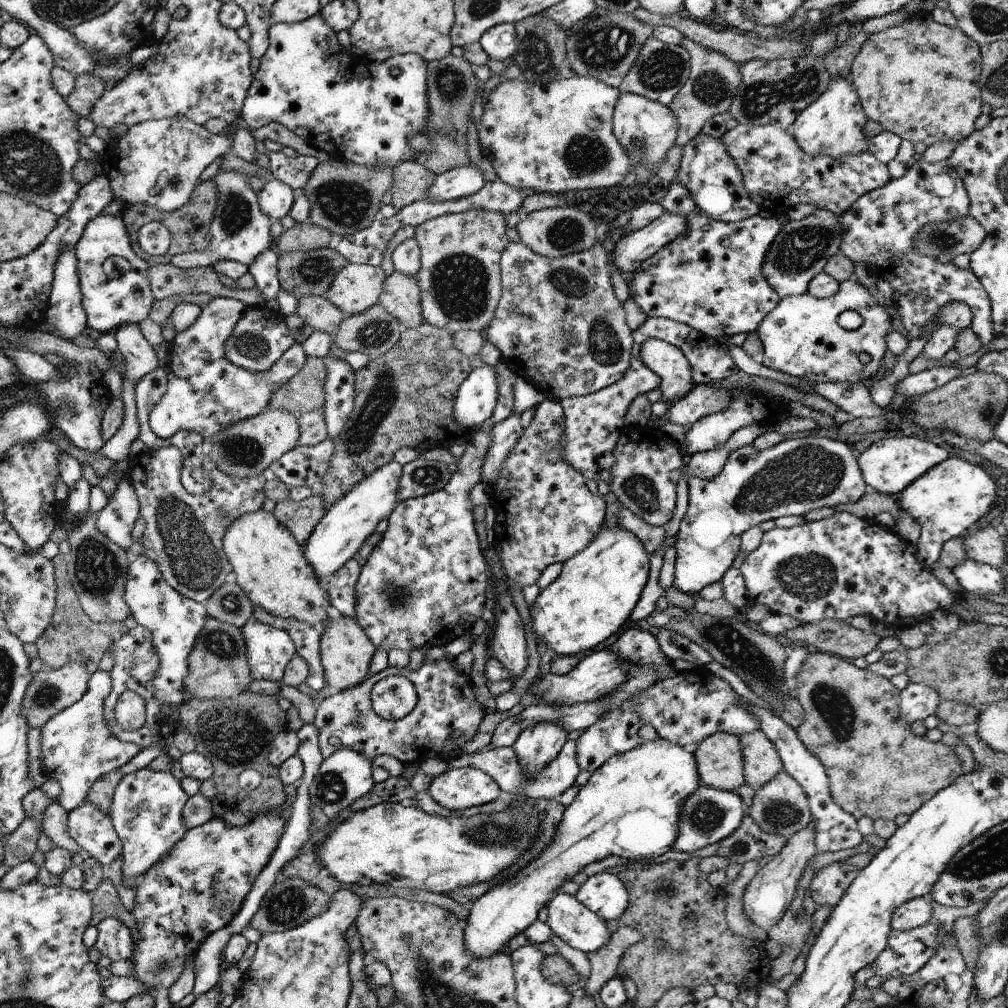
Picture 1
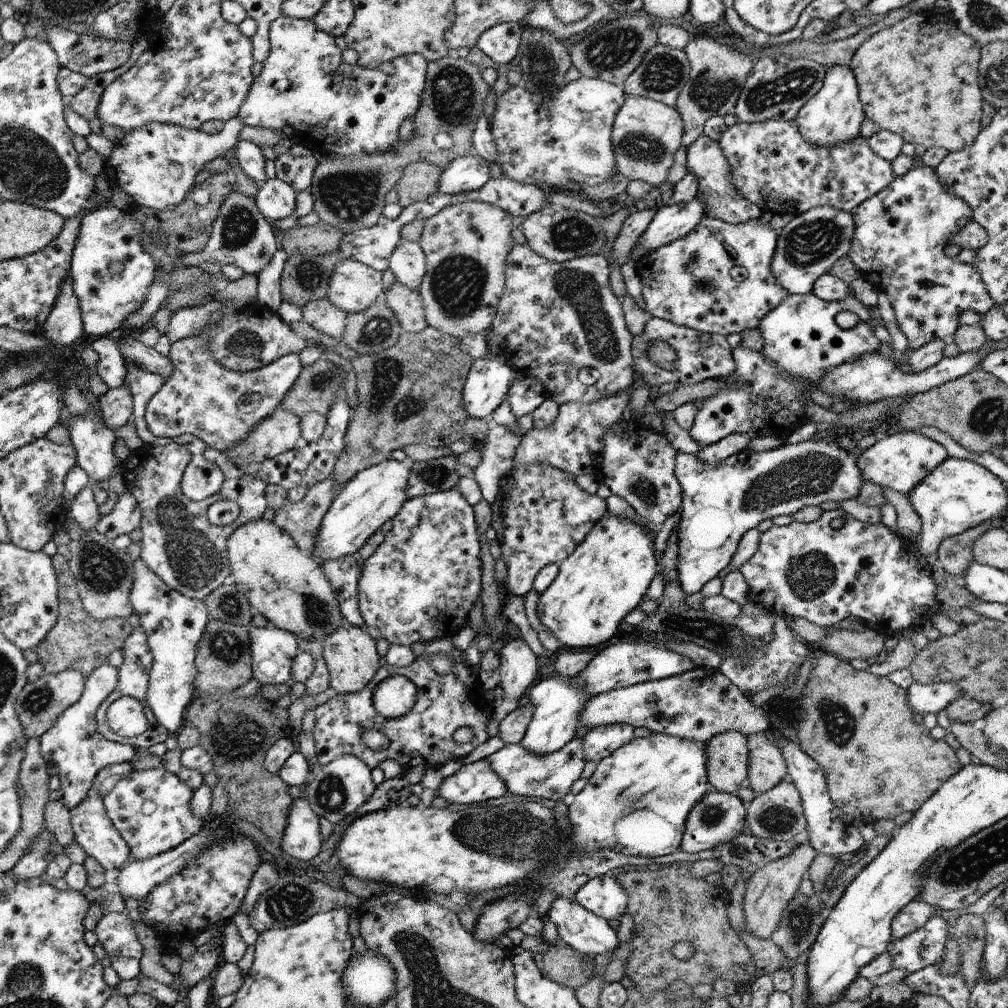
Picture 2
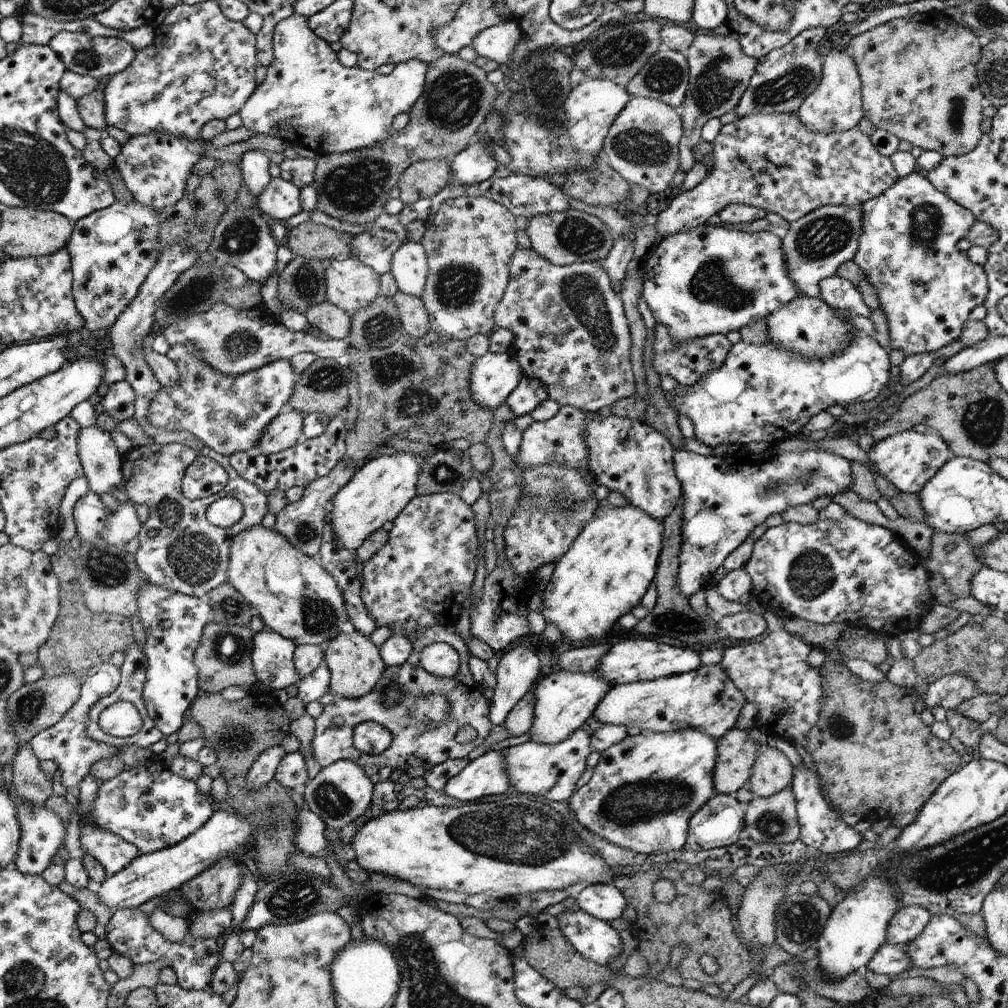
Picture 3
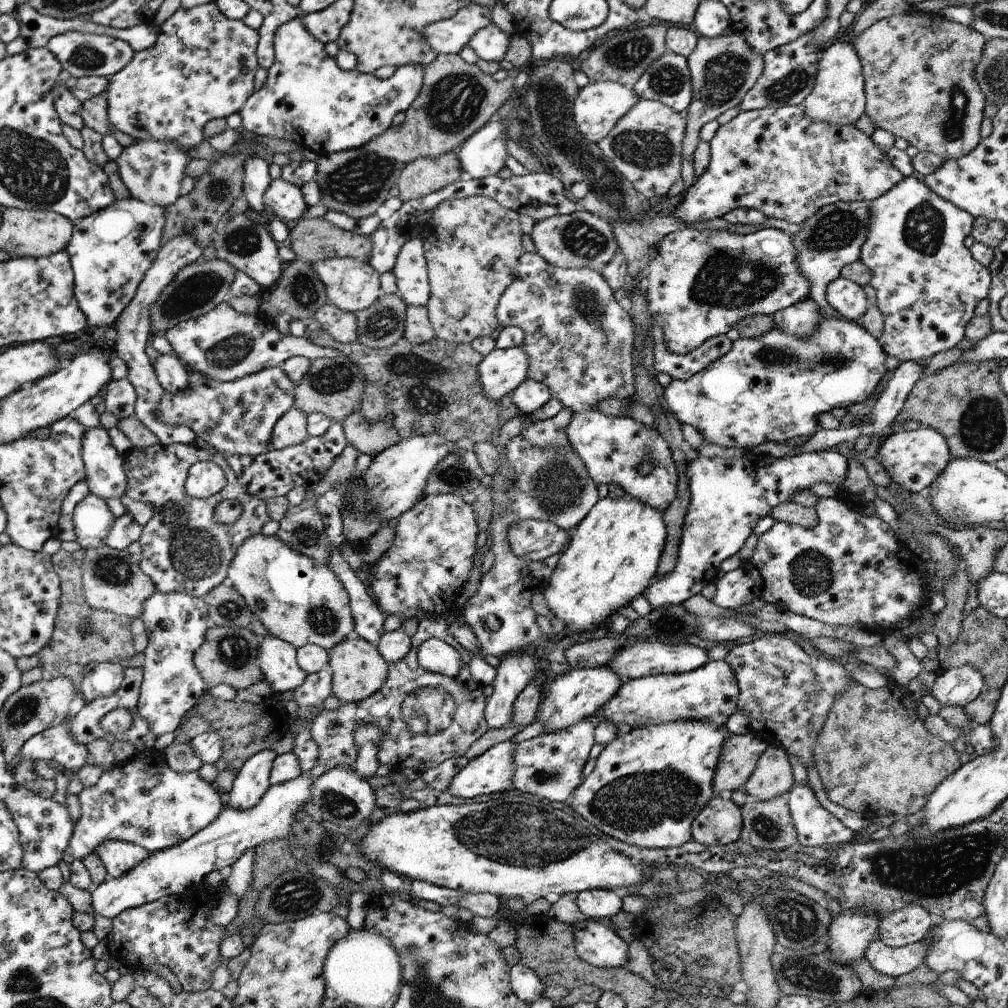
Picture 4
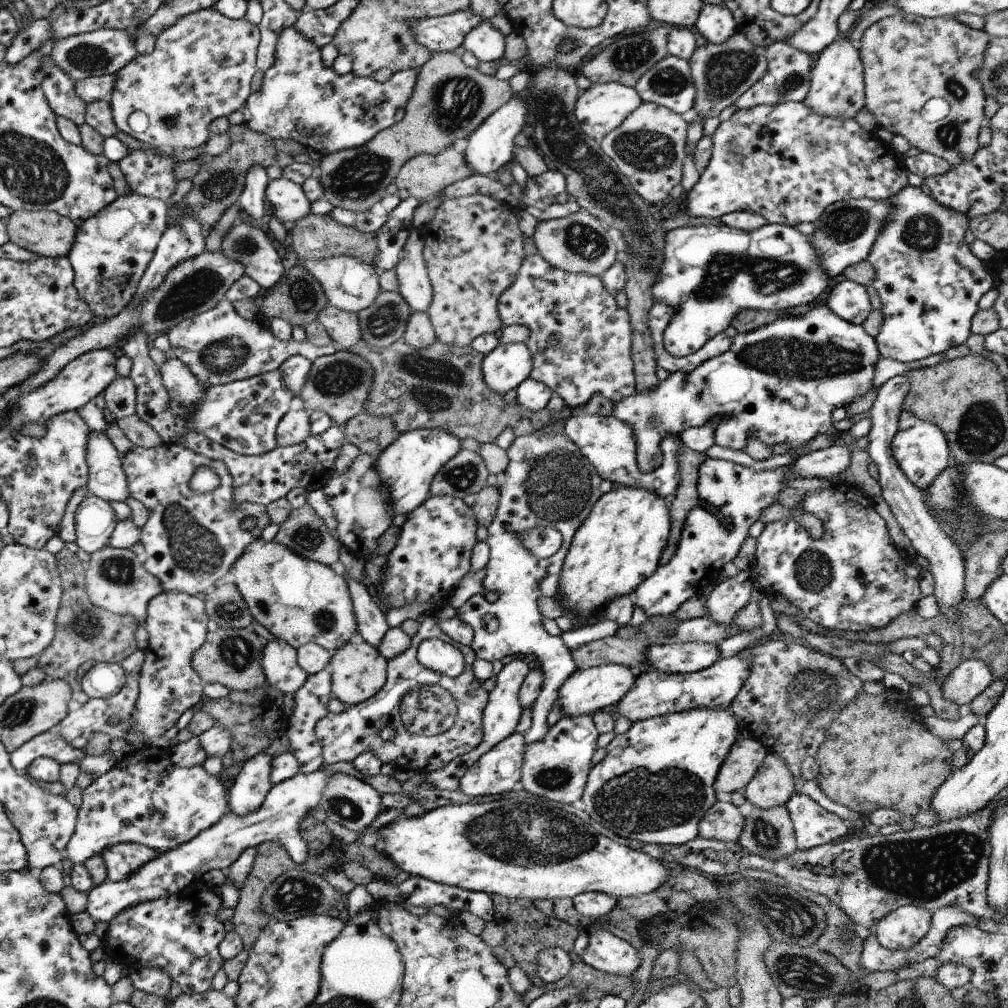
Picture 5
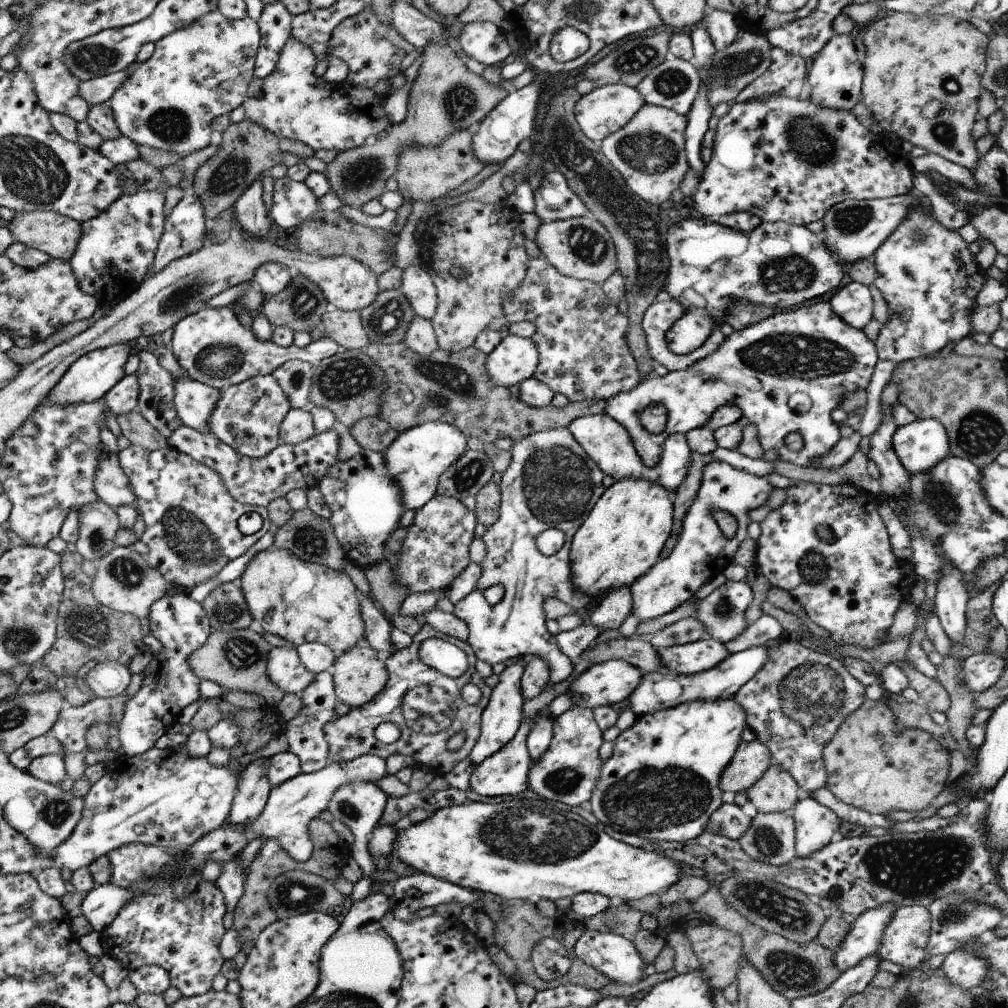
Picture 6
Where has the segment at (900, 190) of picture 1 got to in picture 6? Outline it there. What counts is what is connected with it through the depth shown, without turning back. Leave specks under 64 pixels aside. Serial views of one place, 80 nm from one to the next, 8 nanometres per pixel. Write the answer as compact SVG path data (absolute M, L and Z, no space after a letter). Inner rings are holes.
M920 197L914 204L914 198L912 198L912 206L908 211L907 217L897 224L897 227L888 235L888 238L884 239L884 242L874 251L874 264L877 272L876 280L873 282L876 288L880 290L886 304L888 306L889 320L882 325L878 338L875 340L876 350L879 356L879 360L887 360L900 364L901 362L923 359L928 355L934 355L948 346L948 344L957 344L963 338L970 337L971 330L971 314L975 308L974 303L977 302L978 293L984 288L984 283L987 280L987 274L983 268L977 263L976 257L972 256L972 252L968 249L968 243L962 239L958 230L948 229L943 226L935 217L934 213L924 212L922 209Z

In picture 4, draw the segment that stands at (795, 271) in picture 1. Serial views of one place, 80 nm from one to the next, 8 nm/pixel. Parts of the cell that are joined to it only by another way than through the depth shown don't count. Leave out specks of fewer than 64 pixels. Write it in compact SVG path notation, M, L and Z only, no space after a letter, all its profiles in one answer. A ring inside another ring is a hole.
M844 202L824 205L818 212L802 223L800 233L794 234L792 242L797 250L799 271L810 283L809 297L816 301L819 311L826 317L850 321L832 308L826 300L827 284L841 276L843 266L859 260L861 246L867 239L870 222L869 202Z

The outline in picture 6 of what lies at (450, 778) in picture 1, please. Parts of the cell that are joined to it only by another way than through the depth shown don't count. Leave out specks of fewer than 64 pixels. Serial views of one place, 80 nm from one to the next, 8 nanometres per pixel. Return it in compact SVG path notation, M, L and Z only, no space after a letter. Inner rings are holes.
M534 719L527 723L524 722L520 726L519 732L507 745L504 745L498 753L488 757L482 765L476 768L470 780L472 792L484 796L484 798L488 798L488 796L496 798L496 796L514 796L529 788L528 775L530 774L532 758L527 745L527 738L534 723Z

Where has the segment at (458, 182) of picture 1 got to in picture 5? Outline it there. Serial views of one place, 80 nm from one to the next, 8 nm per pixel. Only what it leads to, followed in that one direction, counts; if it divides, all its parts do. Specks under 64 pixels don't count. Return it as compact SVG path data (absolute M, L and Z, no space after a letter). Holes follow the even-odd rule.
M512 99L492 113L465 141L463 153L473 174L492 175L508 166L513 158L514 138L526 123L526 106L521 99Z

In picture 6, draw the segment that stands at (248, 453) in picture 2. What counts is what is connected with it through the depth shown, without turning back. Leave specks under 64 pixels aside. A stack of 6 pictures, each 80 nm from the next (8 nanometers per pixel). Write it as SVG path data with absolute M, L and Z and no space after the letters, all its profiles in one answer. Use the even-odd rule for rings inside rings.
M306 408L291 409L283 418L279 444L295 445L316 434L312 415Z

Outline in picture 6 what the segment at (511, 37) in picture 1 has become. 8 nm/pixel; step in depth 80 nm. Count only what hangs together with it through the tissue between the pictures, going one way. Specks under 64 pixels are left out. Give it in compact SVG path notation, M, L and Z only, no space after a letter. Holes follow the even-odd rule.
M476 21L463 26L458 41L462 54L473 58L485 66L500 66L512 55L507 43L506 33L498 24L488 21Z

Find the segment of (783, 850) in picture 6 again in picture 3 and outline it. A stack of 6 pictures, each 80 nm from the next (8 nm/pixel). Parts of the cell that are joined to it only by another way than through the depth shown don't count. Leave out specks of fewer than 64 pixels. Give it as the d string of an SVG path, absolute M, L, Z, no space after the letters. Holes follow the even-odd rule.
M790 787L770 797L754 797L745 808L743 835L762 844L788 844L799 840L796 800Z

